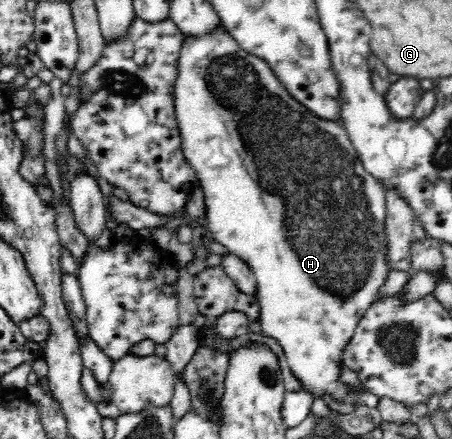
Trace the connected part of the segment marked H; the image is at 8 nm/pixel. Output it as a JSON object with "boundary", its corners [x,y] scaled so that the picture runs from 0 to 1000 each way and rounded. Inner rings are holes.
{"boundary":[[[498,64],[471,66],[449,82],[407,87],[405,114],[396,118],[396,173],[389,175],[383,219],[396,305],[405,317],[405,346],[414,369],[431,385],[440,424],[449,431],[454,467],[458,467],[454,492],[469,538],[478,551],[502,563],[511,581],[527,583],[549,608],[555,608],[558,624],[566,633],[564,677],[575,697],[573,736],[582,763],[606,770],[622,784],[639,838],[648,843],[653,856],[666,861],[666,870],[679,875],[679,884],[688,884],[688,893],[719,893],[728,870],[746,866],[746,834],[750,820],[759,820],[759,793],[781,770],[785,747],[792,747],[799,722],[821,697],[830,667],[852,642],[863,613],[854,601],[854,528],[850,526],[854,431],[847,428],[843,412],[830,410],[830,403],[803,383],[792,346],[754,280],[708,271],[706,264],[688,257],[679,244],[644,219],[588,137],[542,118]],[[476,323],[529,328],[529,333],[476,333]]]}

